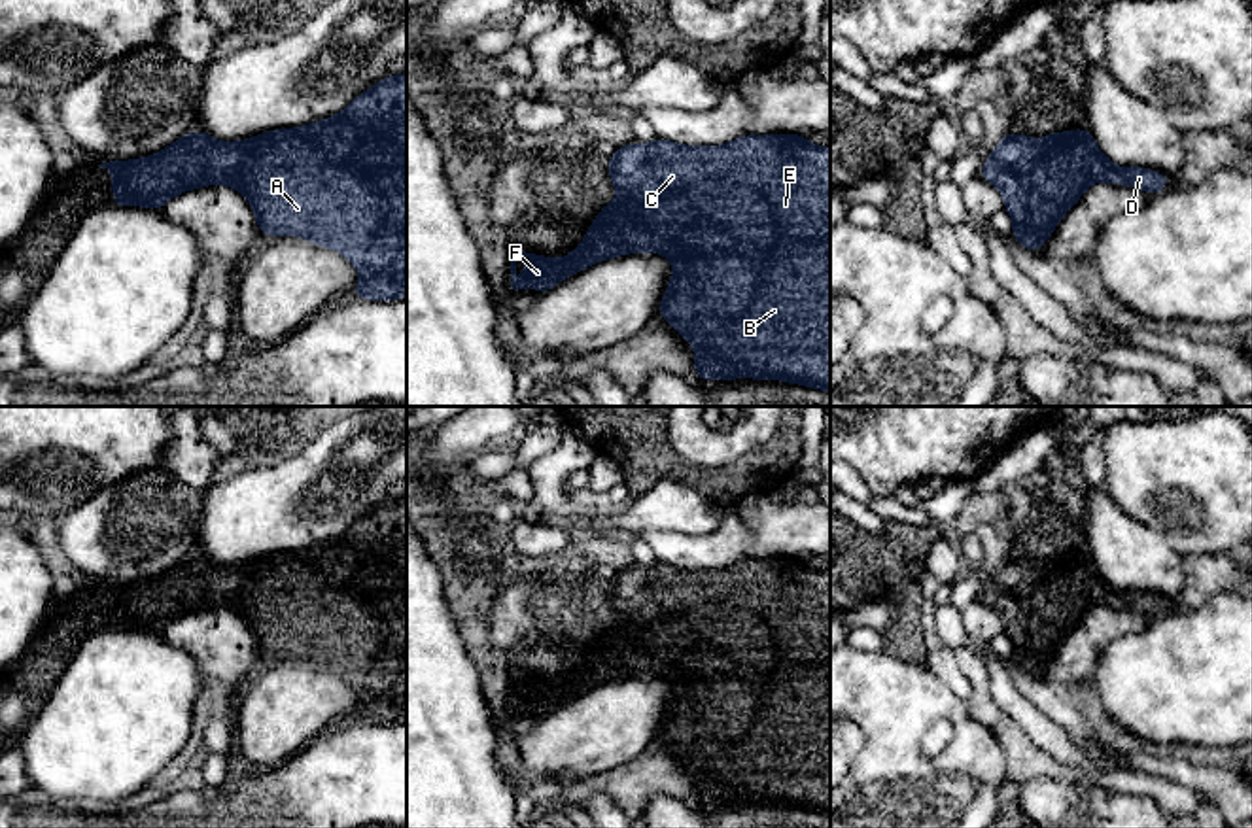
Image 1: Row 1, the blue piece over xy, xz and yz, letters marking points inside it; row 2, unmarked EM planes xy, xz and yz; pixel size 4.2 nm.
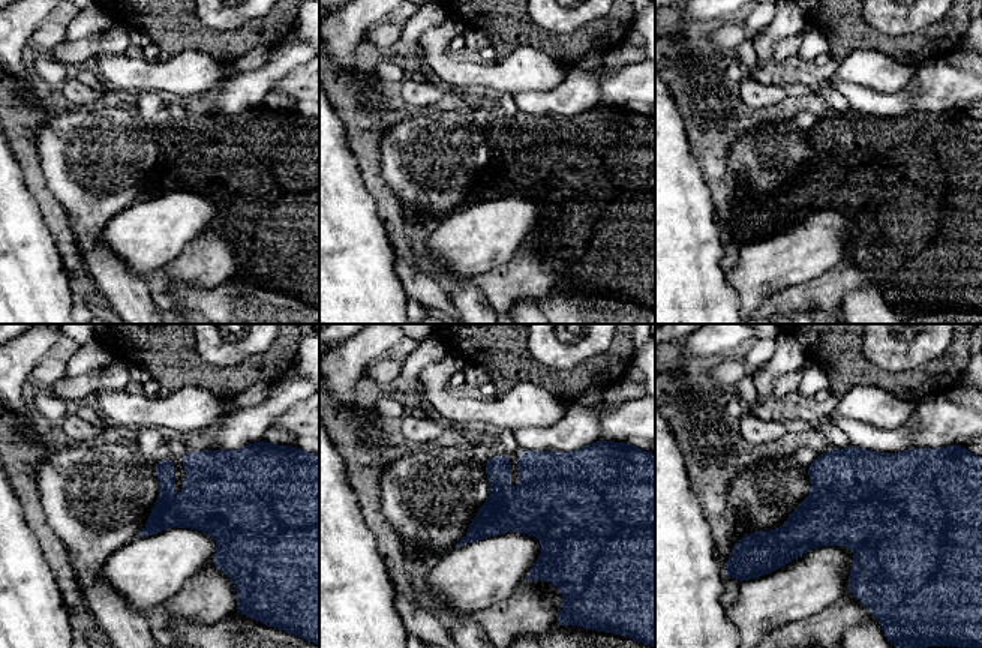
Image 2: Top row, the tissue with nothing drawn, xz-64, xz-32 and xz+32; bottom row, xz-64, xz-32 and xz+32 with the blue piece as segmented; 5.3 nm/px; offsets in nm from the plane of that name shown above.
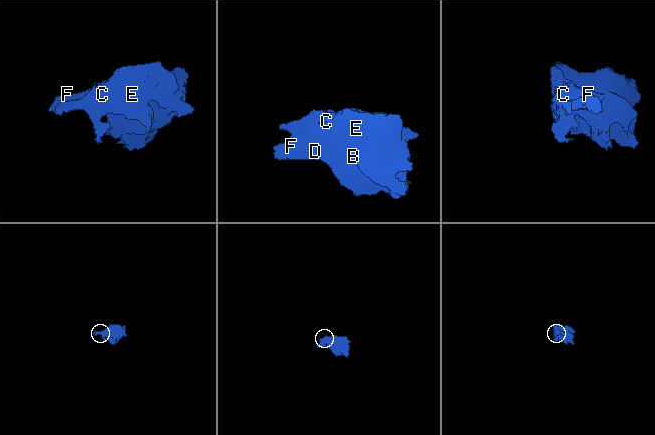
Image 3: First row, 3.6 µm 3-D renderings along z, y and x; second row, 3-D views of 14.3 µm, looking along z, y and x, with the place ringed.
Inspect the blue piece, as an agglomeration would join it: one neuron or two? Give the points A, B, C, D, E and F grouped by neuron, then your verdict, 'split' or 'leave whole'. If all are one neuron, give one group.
groups A B C D E F; leave whole

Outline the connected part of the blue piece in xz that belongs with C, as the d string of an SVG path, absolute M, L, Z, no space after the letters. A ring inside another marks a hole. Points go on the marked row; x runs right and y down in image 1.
M768 134L741 138L724 146L681 146L677 142L656 138L649 144L618 146L613 157L605 159L611 174L611 185L618 189L618 197L605 204L588 227L583 244L564 259L543 257L520 251L511 259L511 285L518 289L539 289L547 293L564 278L588 268L594 263L618 255L654 251L673 261L673 272L668 282L666 295L658 304L656 316L666 318L671 327L696 350L694 374L700 380L783 380L830 393L830 147L819 147L806 140L804 134ZM530 257L531 263L524 268L526 282L516 280L516 261Z

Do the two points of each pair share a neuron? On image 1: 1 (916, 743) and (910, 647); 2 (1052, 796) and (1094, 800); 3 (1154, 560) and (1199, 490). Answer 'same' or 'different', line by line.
1: different
2: same
3: different

